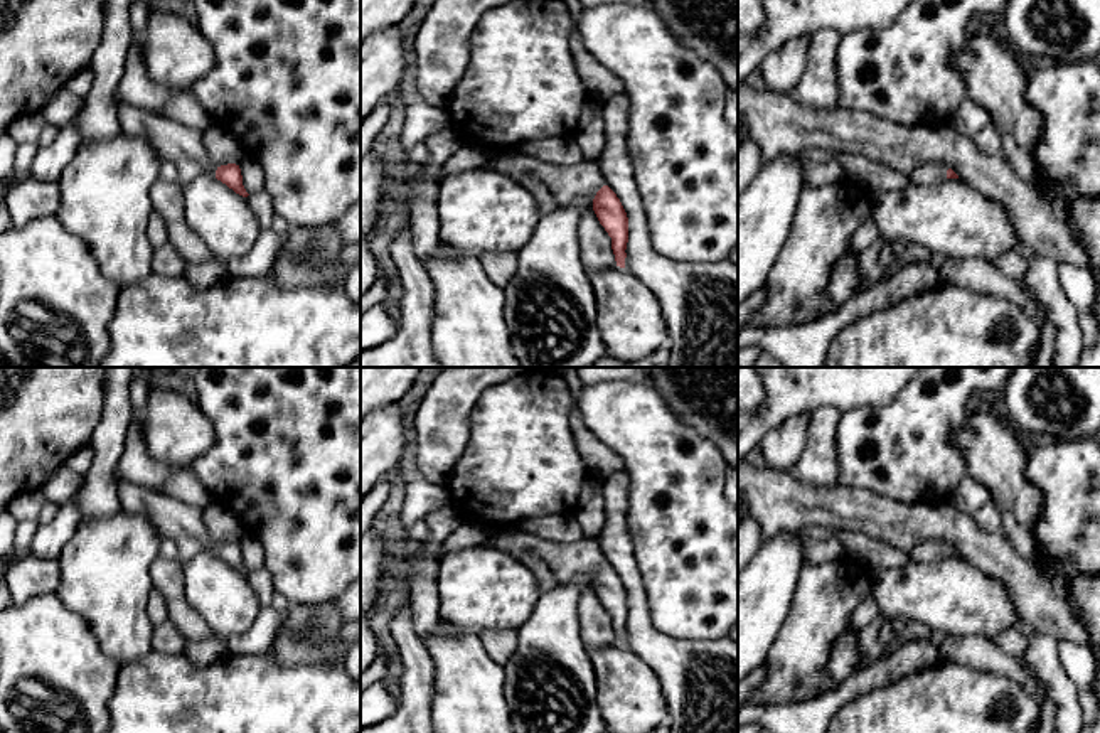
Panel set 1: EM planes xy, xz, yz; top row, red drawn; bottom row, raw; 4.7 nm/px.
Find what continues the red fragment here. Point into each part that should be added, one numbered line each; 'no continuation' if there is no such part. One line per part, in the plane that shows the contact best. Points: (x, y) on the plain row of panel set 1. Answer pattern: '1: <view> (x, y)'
1: xz (566, 560)

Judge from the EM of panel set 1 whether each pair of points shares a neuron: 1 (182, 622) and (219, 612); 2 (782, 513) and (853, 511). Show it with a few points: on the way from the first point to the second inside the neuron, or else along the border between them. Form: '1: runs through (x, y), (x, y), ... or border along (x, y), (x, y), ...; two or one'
1: border along (184, 582), (187, 602), (214, 634); two
2: runs through (799, 513), (836, 511); one

